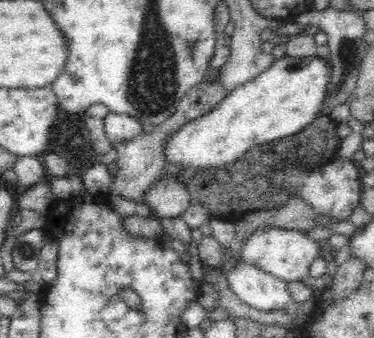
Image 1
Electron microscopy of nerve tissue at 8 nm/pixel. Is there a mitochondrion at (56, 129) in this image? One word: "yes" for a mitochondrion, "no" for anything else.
no

